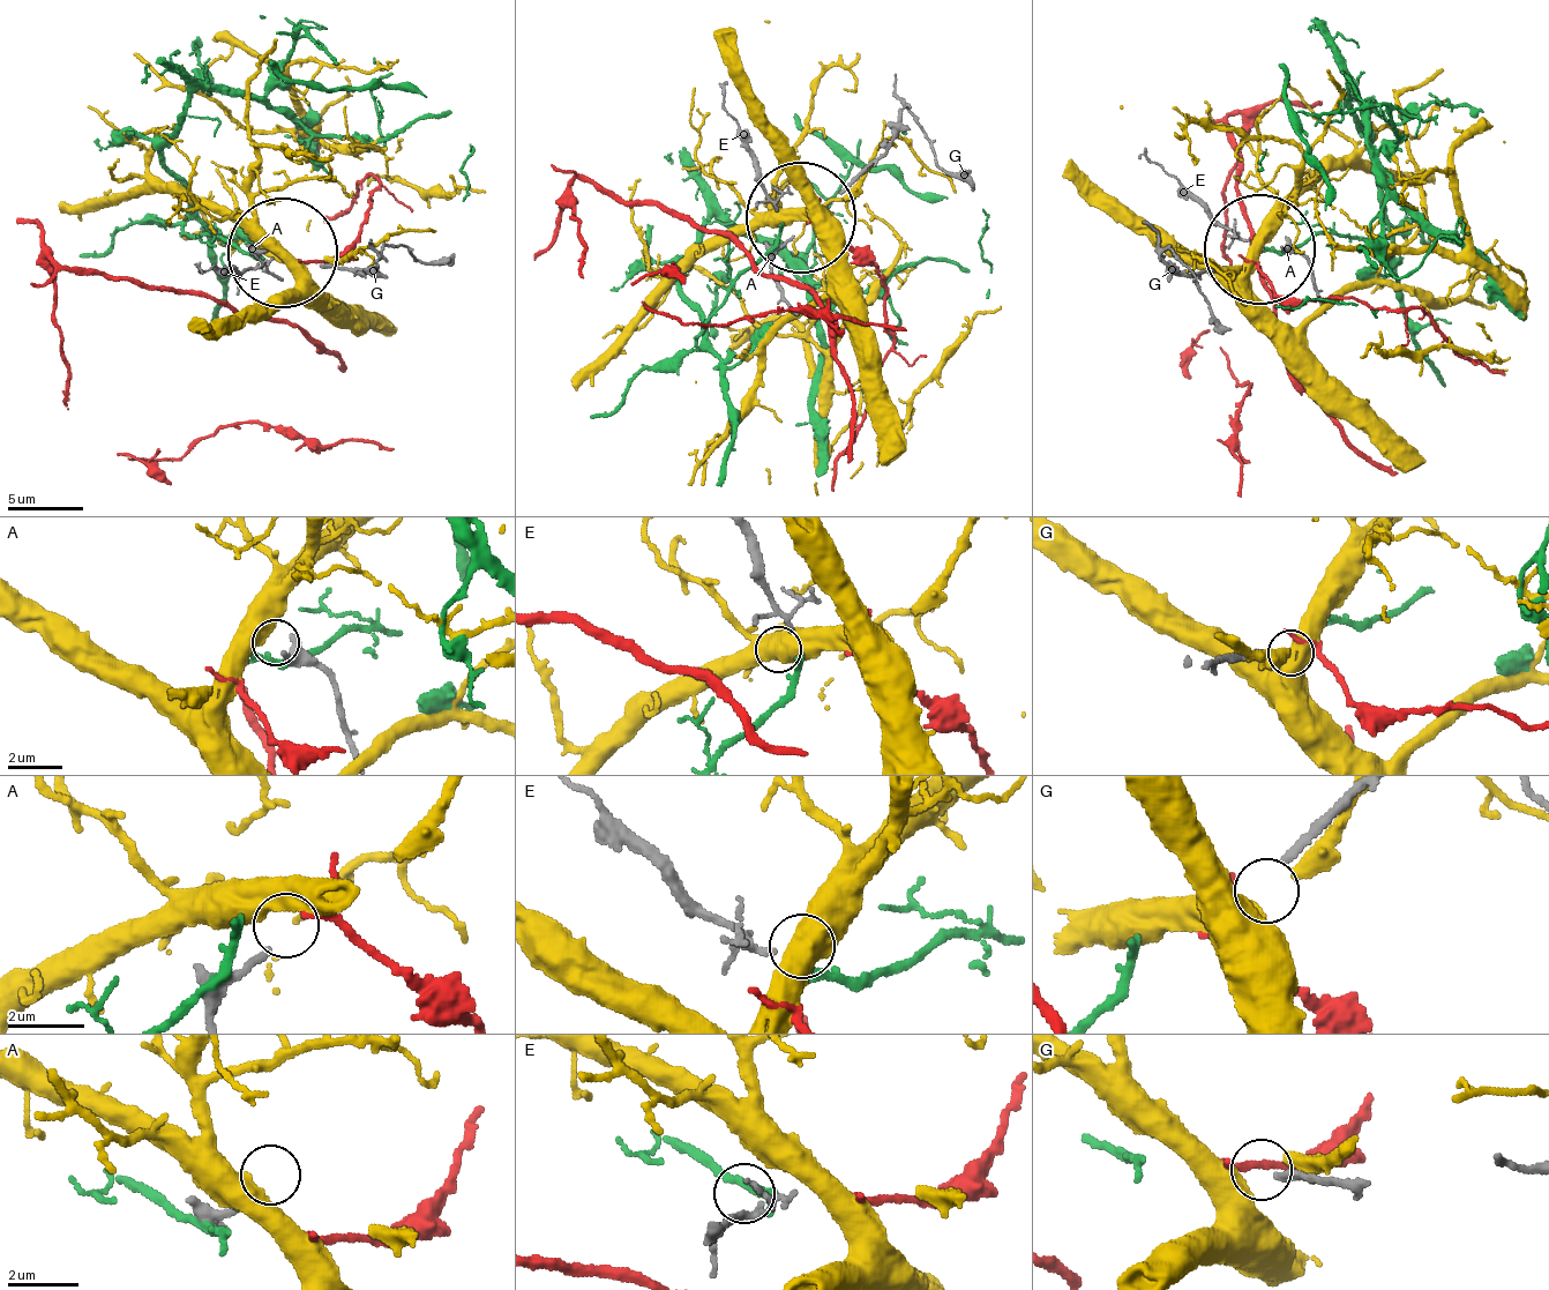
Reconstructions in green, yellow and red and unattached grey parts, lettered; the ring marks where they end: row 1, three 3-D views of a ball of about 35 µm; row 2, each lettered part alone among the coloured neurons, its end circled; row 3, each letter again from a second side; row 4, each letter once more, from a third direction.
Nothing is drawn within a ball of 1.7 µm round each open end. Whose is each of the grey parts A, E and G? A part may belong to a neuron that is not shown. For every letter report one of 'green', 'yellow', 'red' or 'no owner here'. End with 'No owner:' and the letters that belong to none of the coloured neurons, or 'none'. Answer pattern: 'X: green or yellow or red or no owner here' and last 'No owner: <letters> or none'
A: no owner here
E: no owner here
G: no owner here
No owner: A, E, G

